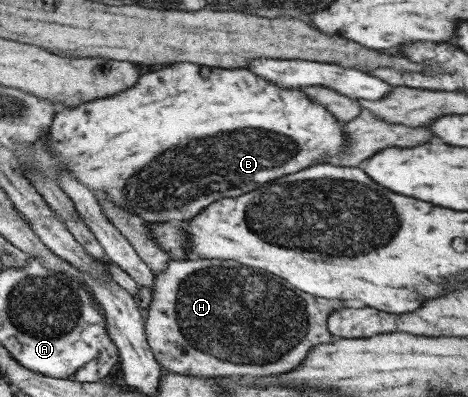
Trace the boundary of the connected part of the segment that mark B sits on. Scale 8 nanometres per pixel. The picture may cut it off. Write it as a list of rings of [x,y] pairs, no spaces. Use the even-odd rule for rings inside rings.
[[[190,62],[173,63],[157,71],[145,73],[139,77],[138,82],[123,92],[99,98],[94,101],[84,102],[75,107],[65,107],[59,110],[52,120],[51,131],[45,139],[37,140],[31,145],[31,151],[25,157],[18,157],[19,168],[24,177],[29,181],[29,174],[35,174],[40,179],[51,180],[58,184],[59,172],[63,168],[69,168],[71,176],[83,182],[91,192],[95,190],[105,190],[109,194],[109,200],[115,202],[117,207],[129,211],[134,216],[141,218],[147,223],[163,223],[170,221],[183,221],[194,218],[195,214],[200,214],[205,206],[222,198],[238,197],[242,194],[251,192],[259,188],[262,184],[274,181],[276,178],[283,177],[289,173],[293,174],[299,170],[305,169],[322,160],[322,157],[332,158],[338,156],[339,151],[345,147],[345,132],[343,132],[343,123],[319,102],[311,100],[305,96],[303,89],[287,90],[279,88],[272,83],[266,82],[263,78],[255,76],[251,70],[246,68],[224,69],[223,67],[211,68],[210,66],[201,66]]]

